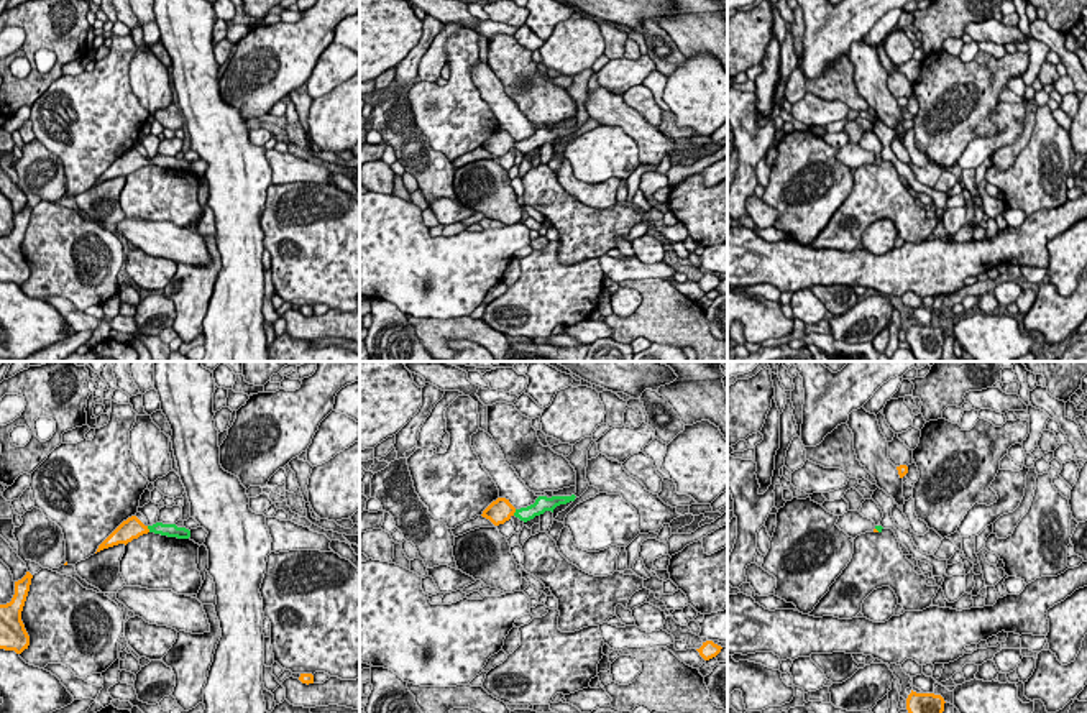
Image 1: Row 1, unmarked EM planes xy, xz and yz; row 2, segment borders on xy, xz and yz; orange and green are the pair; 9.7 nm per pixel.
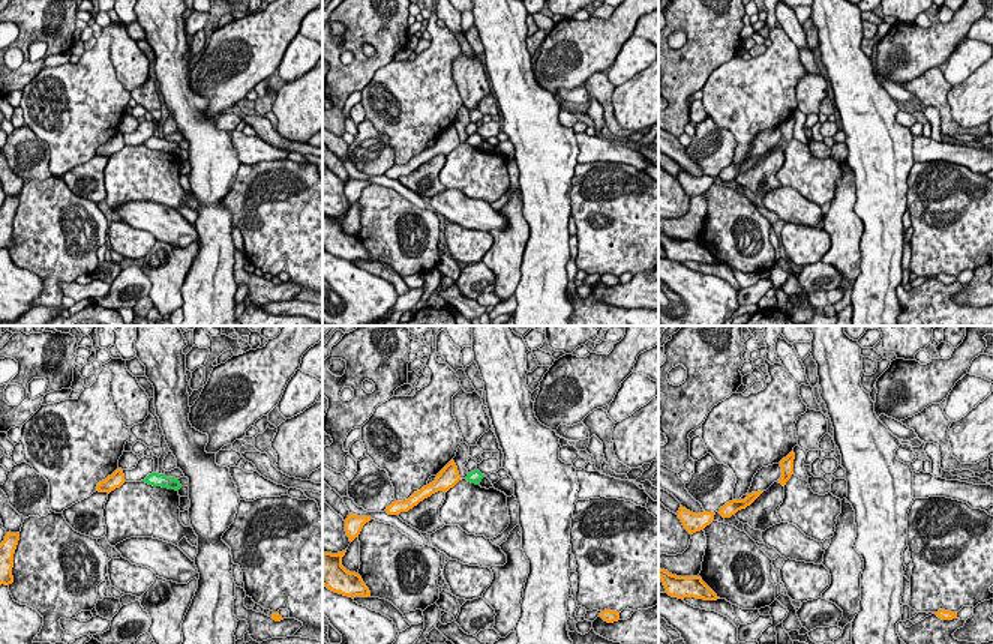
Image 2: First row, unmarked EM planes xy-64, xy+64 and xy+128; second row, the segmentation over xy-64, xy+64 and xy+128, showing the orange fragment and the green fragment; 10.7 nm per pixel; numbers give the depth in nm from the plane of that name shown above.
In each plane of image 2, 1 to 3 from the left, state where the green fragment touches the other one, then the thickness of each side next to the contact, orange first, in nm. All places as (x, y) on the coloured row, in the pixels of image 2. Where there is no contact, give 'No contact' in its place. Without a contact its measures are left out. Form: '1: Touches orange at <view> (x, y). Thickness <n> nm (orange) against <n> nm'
1: No contact
2: No contact
3: No contact

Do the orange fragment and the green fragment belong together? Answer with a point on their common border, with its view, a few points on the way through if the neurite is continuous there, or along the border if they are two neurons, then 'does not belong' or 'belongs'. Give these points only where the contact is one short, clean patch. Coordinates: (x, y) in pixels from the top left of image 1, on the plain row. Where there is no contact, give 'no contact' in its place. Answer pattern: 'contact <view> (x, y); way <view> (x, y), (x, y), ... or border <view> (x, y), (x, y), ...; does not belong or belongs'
contact xy (148, 161); way xy (132, 160), (148, 161), (165, 161); belongs

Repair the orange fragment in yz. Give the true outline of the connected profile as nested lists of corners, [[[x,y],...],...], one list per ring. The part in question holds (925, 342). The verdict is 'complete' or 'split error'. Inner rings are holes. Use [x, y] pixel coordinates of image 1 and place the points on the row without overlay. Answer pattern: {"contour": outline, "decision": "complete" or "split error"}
{"contour": [[[911,325],[906,330],[906,342],[918,361],[939,361],[943,356],[944,330],[934,325]]], "decision": "complete"}

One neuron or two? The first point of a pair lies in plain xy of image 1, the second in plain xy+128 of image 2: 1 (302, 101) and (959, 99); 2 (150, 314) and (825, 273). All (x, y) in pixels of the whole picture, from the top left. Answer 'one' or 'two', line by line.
1: two
2: one

